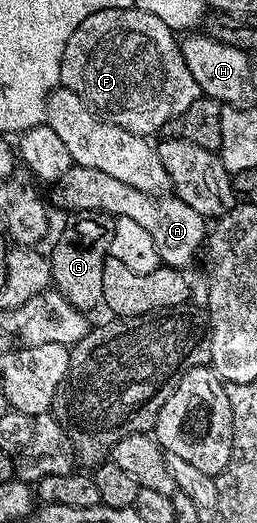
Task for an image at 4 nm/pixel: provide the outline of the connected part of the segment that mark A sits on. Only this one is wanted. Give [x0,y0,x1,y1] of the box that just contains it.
[55,165,207,269]

